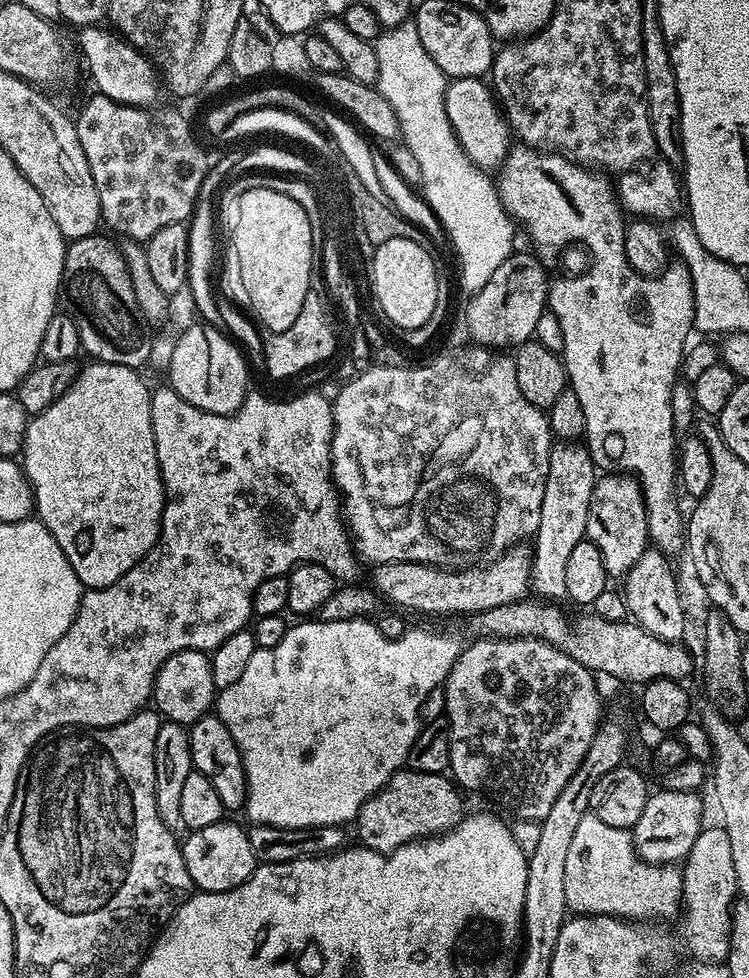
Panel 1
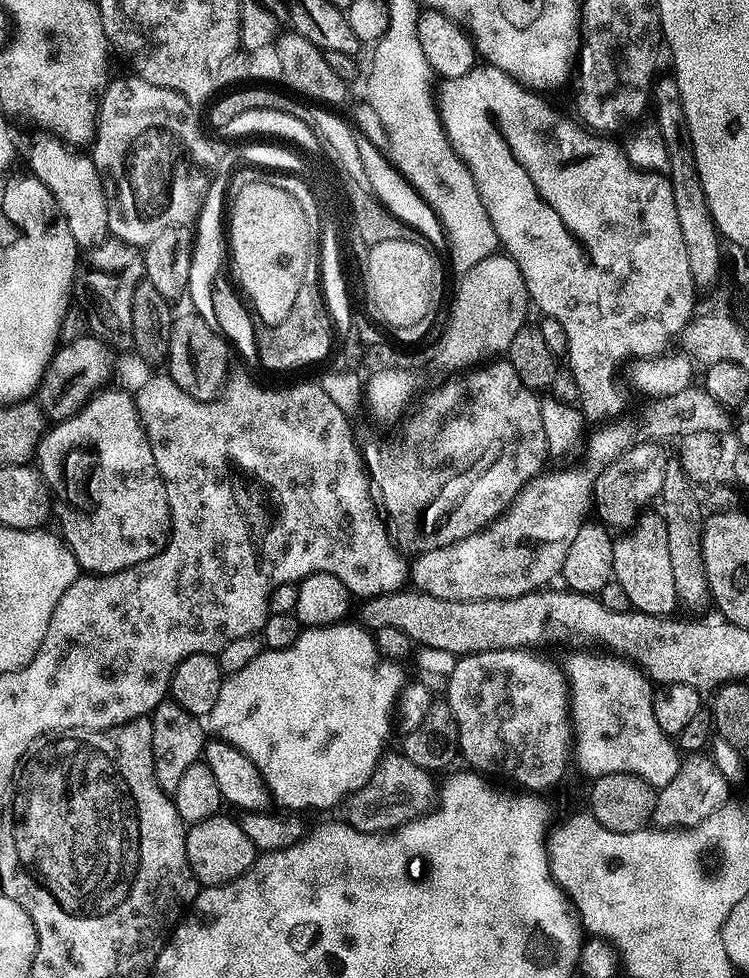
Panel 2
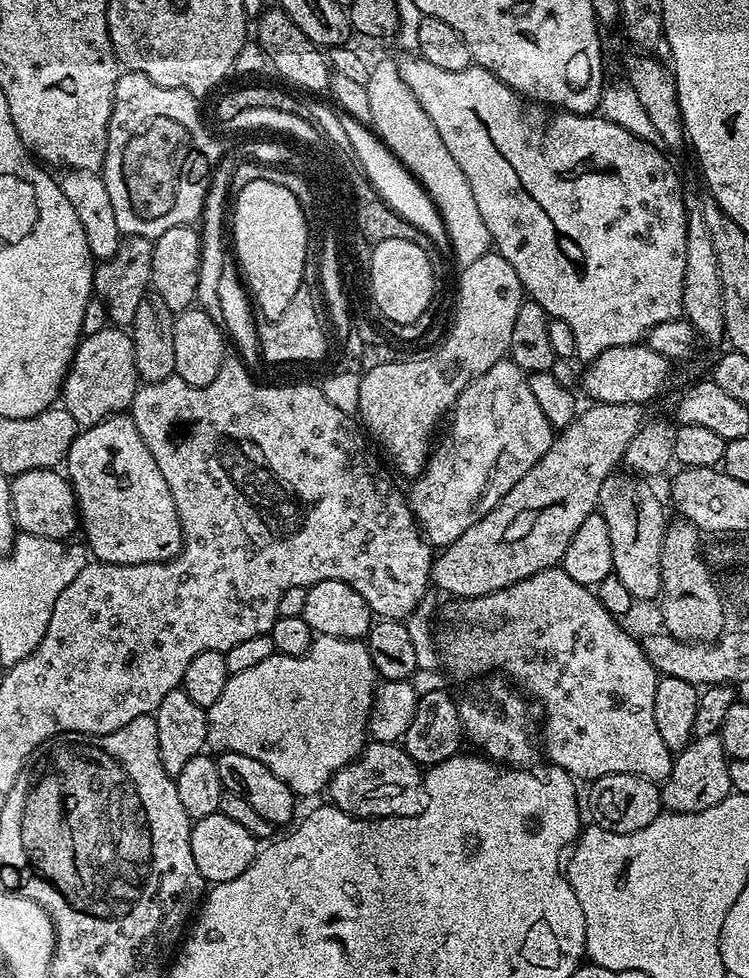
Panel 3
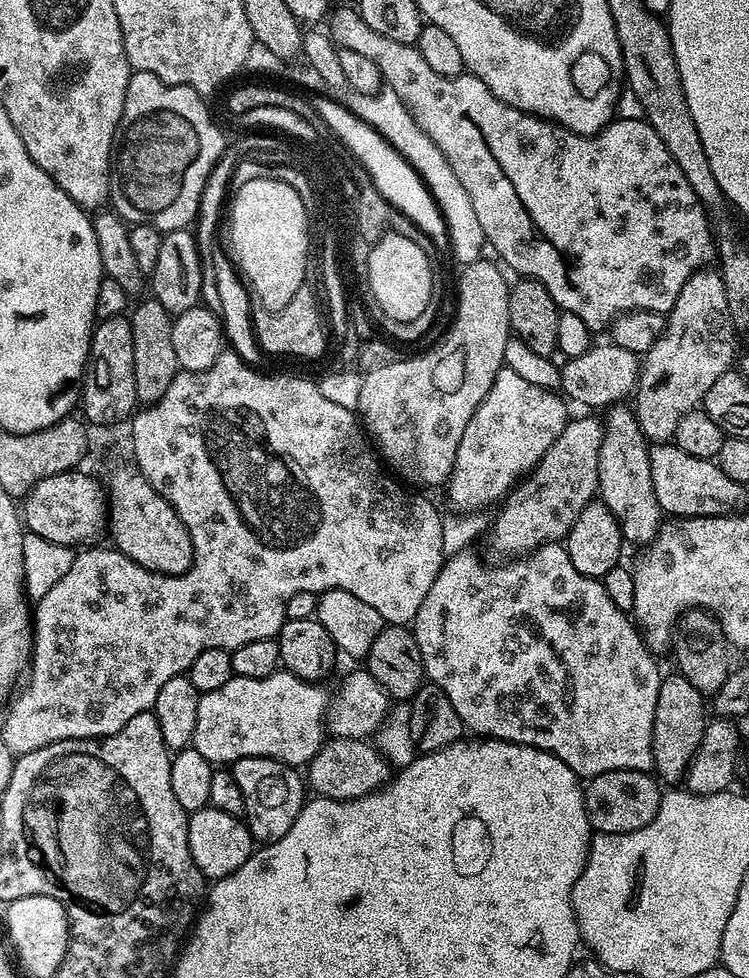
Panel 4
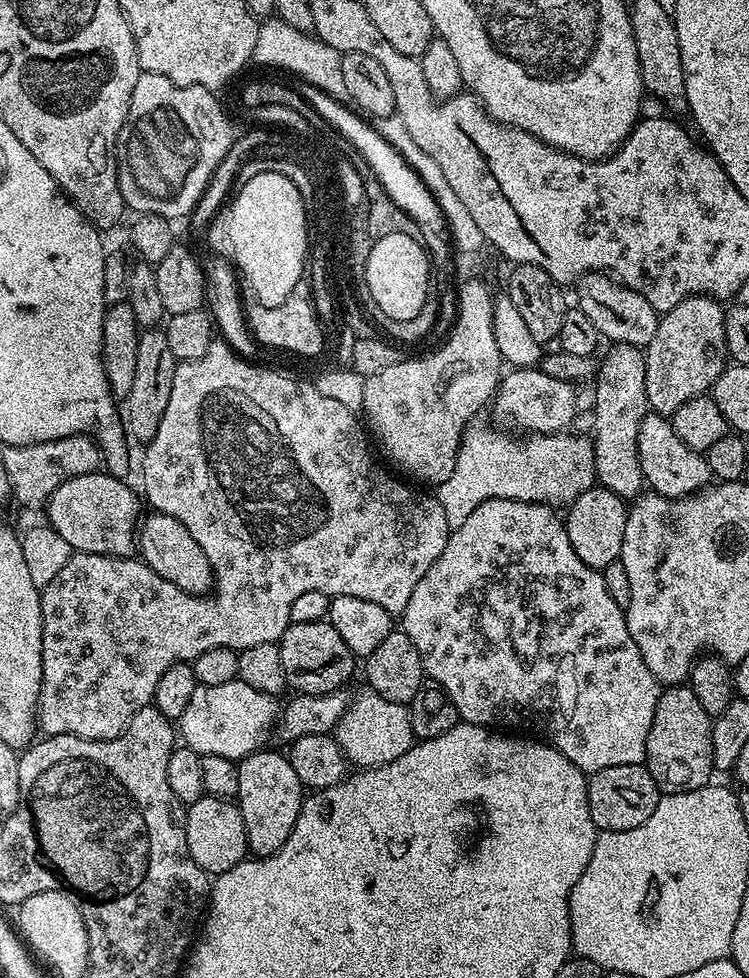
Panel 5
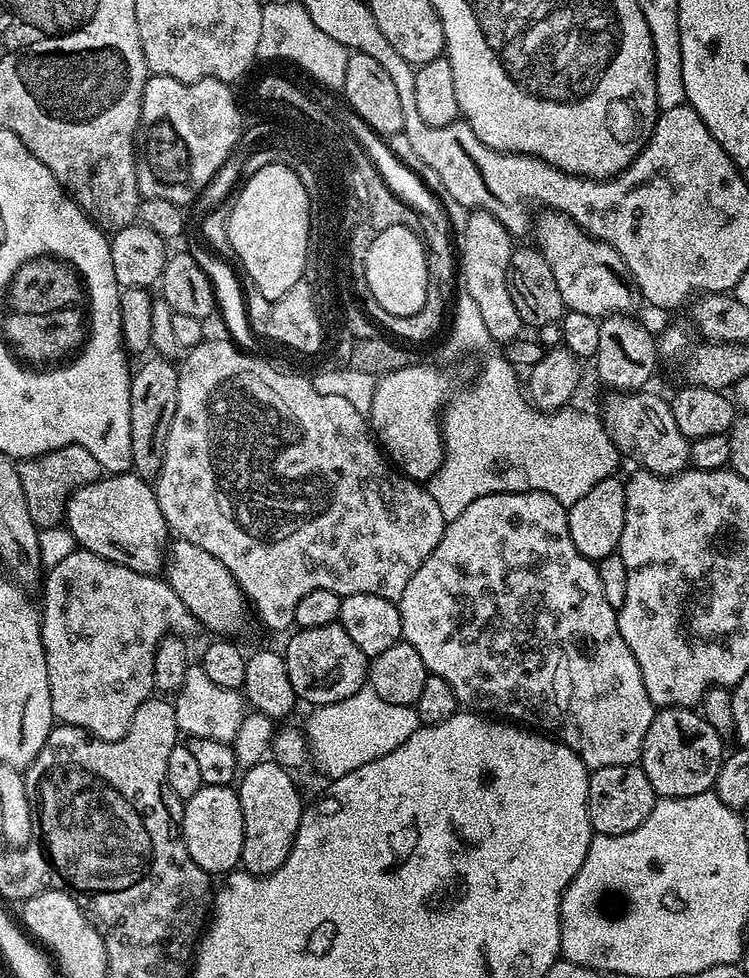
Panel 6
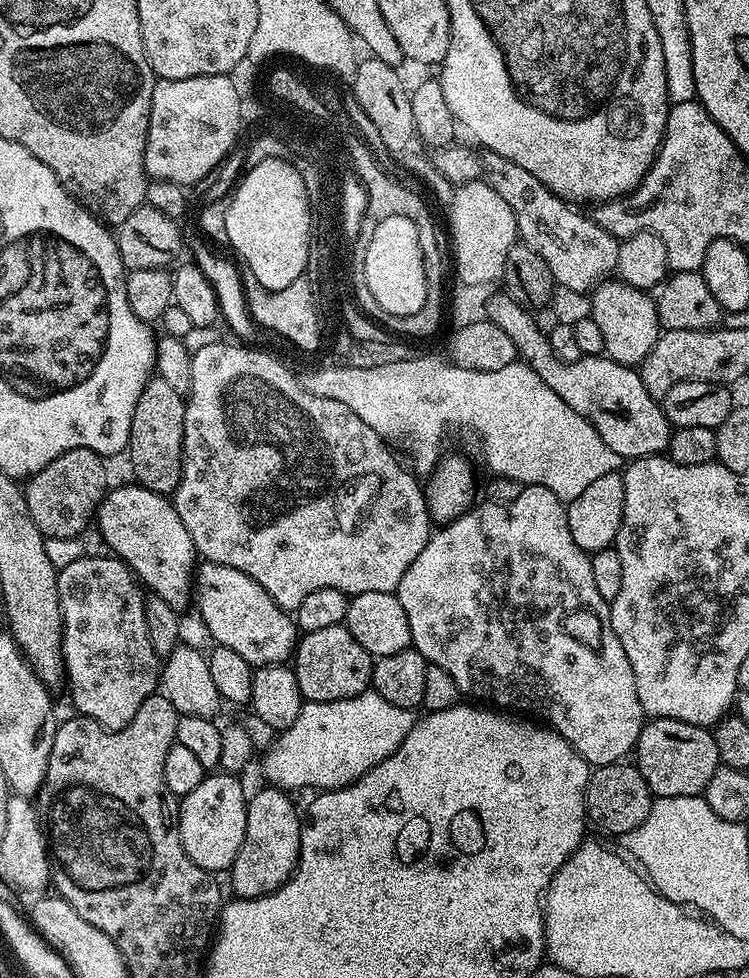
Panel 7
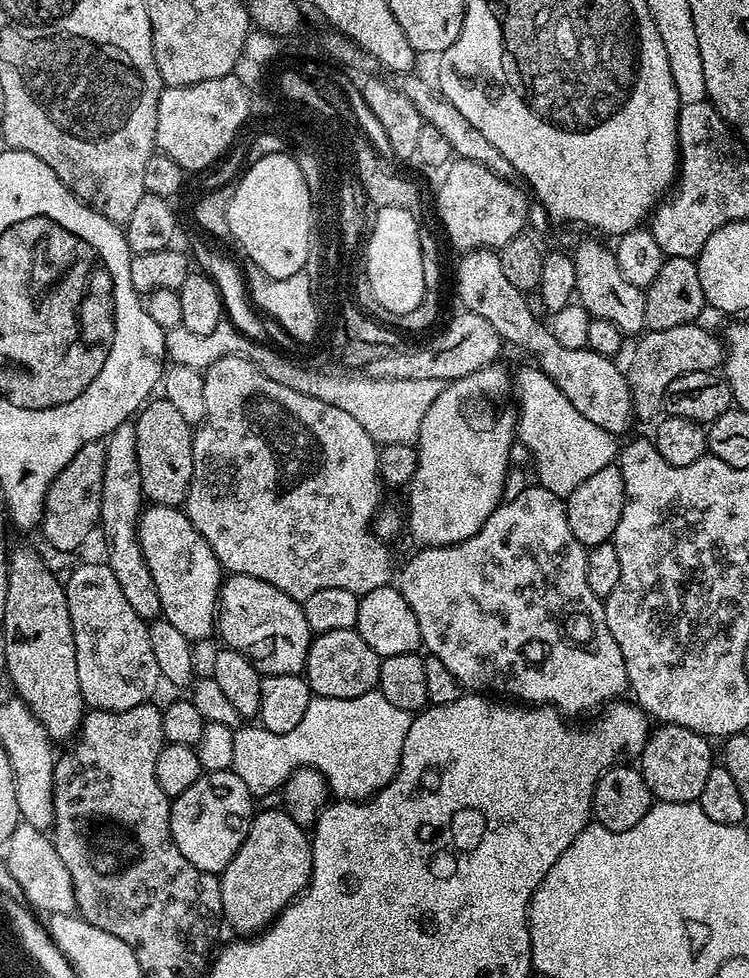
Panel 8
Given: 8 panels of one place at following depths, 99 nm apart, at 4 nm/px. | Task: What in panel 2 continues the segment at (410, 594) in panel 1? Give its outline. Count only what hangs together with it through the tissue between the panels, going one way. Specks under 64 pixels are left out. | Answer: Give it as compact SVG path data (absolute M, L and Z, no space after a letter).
M547 474L537 476L516 495L511 506L487 528L470 534L465 540L459 540L450 546L431 548L429 552L419 553L410 564L411 587L434 598L447 600L509 600L522 594L547 589L551 585L548 583L563 573L566 550L574 534L578 534L578 530L586 523L585 497L576 494L571 497L573 500L570 502L568 496L570 497L569 491L560 488L554 477Z

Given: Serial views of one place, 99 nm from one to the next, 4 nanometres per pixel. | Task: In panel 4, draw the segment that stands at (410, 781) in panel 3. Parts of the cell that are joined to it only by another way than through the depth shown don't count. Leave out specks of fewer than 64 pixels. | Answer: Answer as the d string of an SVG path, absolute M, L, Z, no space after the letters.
M333 737L325 741L318 754L306 766L306 780L317 795L332 800L353 800L377 792L390 779L390 765L385 756L376 750L375 743L367 739Z

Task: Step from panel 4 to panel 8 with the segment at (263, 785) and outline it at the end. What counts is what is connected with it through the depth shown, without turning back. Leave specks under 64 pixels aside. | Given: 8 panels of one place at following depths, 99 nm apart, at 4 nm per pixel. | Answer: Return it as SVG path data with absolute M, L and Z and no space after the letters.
M285 810L257 811L246 842L219 873L224 920L236 934L256 934L268 927L301 892L312 877L309 833Z

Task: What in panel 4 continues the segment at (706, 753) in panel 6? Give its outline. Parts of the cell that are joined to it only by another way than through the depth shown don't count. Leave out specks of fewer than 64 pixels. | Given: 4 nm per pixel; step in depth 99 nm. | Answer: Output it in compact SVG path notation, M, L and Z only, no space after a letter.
M679 674L665 675L660 682L658 702L654 706L654 730L652 731L652 749L654 750L654 772L665 785L676 786L688 775L690 762L696 757L698 746L702 742L706 715L705 693L694 690L690 682Z

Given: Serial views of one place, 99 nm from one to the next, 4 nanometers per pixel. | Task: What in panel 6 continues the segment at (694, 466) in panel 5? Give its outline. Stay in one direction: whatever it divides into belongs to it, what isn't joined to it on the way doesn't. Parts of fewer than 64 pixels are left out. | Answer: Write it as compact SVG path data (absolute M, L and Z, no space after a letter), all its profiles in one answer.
M637 390L634 392L622 392L613 395L613 400L608 400L604 404L602 419L604 429L608 431L608 436L614 442L616 449L620 451L621 457L630 459L636 463L643 471L653 472L659 476L673 476L683 472L690 464L690 441L687 436L678 430L678 425L674 422L671 403L667 399L655 396L649 390Z

